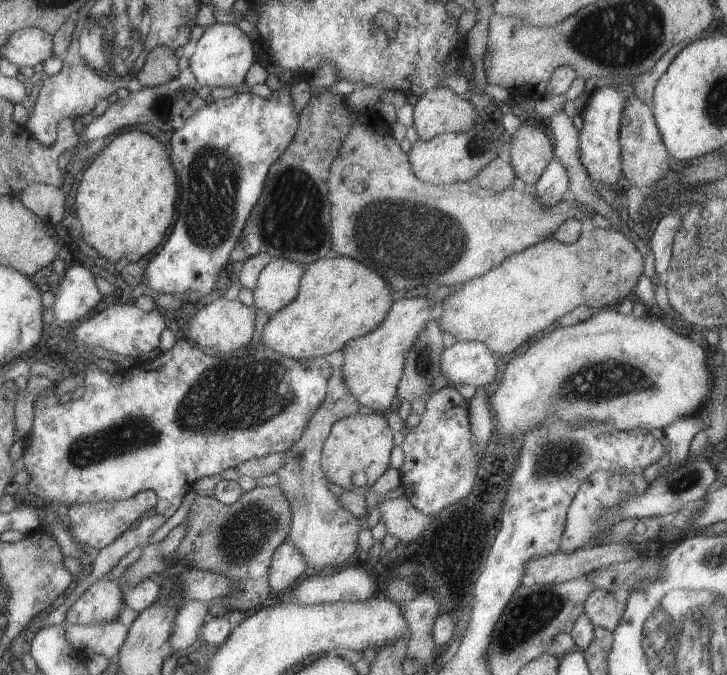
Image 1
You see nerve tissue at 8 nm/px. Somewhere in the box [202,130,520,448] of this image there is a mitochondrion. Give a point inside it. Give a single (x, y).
(437, 244)

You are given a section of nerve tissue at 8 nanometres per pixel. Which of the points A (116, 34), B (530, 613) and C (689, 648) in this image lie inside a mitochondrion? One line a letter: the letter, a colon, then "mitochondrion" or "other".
A: mitochondrion
B: mitochondrion
C: mitochondrion

